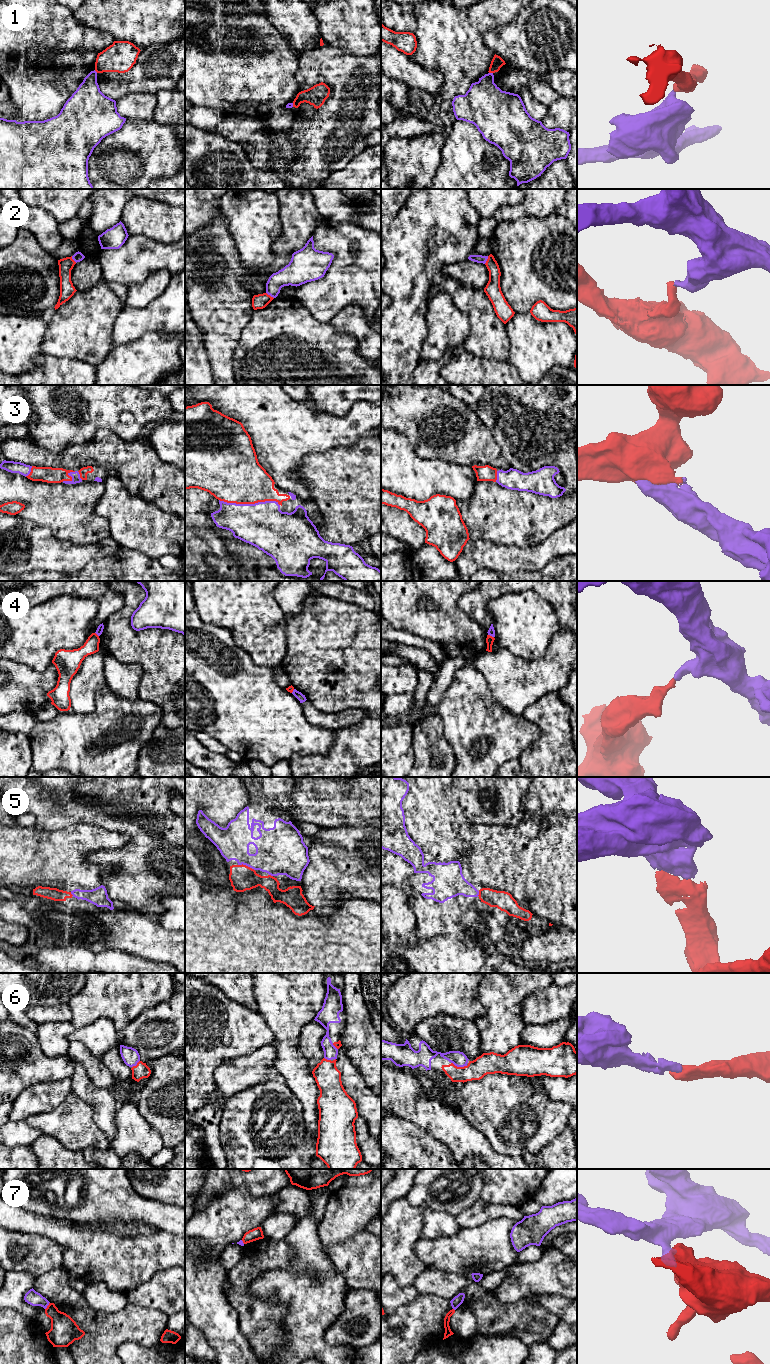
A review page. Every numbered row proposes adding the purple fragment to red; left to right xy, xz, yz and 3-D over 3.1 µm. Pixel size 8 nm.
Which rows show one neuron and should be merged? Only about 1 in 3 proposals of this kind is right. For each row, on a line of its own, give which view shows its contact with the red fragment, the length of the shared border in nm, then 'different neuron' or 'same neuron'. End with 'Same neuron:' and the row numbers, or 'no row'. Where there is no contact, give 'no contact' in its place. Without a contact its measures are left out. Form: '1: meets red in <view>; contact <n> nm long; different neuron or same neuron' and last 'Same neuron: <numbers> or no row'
1: meets red in yz; contact 30 nm long; different neuron
2: meets red in xz; contact 80 nm long; different neuron
3: meets red in xz; contact 500 nm long; same neuron
4: meets red in yz; contact 50 nm long; different neuron
5: meets red in xz; contact 140 nm long; same neuron
6: meets red in yz; contact 140 nm long; same neuron
7: meets red in xy; contact 70 nm long; different neuron
Same neuron: 3, 5, 6

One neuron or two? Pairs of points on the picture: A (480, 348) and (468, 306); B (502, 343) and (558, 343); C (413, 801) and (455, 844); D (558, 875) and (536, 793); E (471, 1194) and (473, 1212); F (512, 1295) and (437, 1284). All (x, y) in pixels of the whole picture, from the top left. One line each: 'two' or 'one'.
A: one
B: two
C: one
D: two
E: two
F: two

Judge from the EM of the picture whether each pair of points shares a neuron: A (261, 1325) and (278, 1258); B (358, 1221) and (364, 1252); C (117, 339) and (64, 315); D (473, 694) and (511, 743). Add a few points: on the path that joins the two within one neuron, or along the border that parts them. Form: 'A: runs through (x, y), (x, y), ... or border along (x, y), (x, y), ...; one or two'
A: runs through (245, 1305), (243, 1303), (243, 1281), (258, 1266); one
B: border along (365, 1229), (339, 1242); two
C: border along (119, 314), (114, 322), (111, 348); two
D: runs through (474, 706), (499, 731); one

